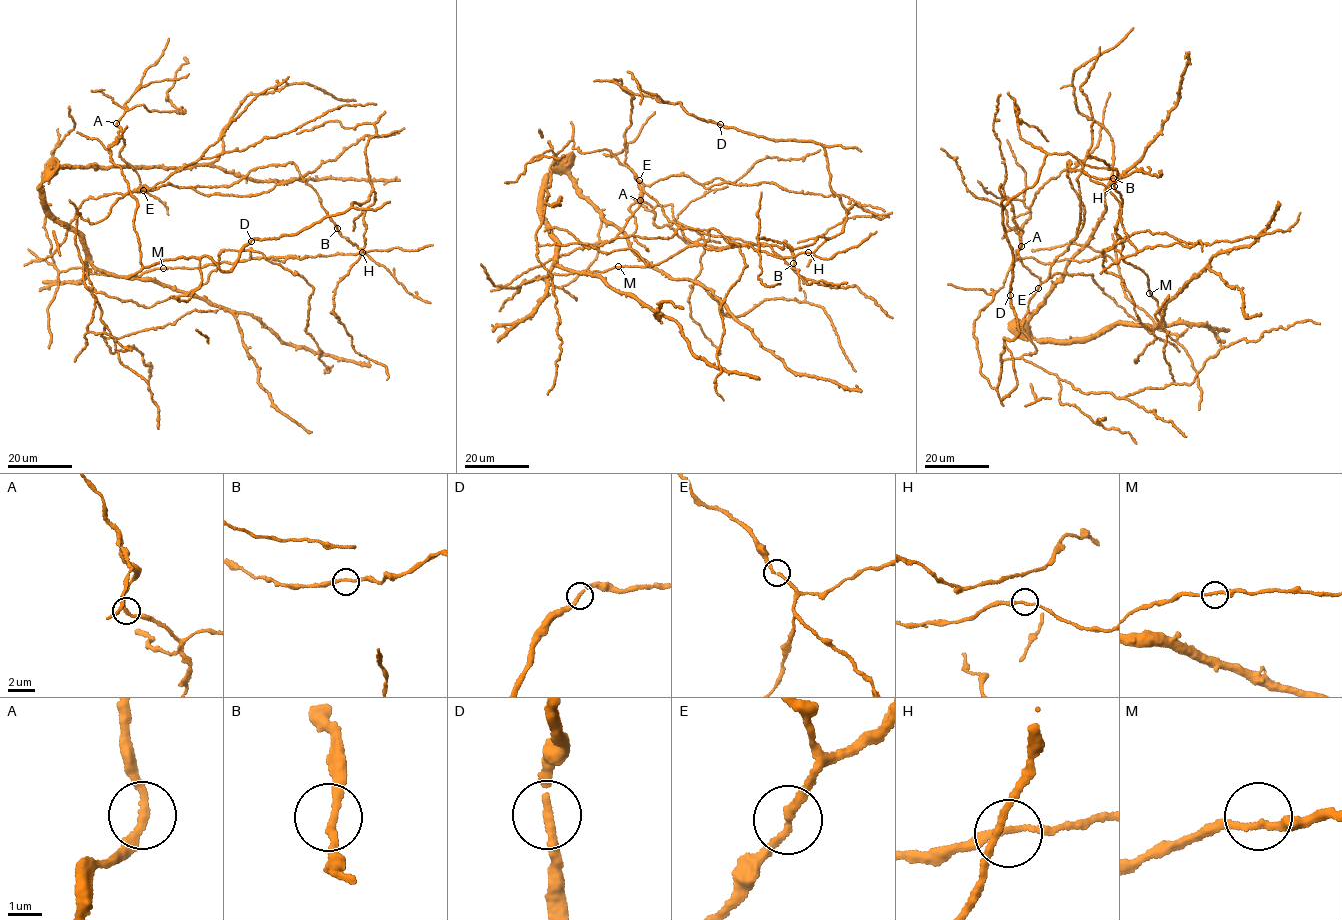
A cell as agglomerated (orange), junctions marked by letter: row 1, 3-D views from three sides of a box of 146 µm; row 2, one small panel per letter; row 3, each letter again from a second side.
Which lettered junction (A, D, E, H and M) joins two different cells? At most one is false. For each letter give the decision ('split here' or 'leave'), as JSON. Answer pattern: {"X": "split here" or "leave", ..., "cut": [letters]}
{"A": "leave", "D": "leave", "E": "leave", "H": "leave", "M": "leave", "cut": []}

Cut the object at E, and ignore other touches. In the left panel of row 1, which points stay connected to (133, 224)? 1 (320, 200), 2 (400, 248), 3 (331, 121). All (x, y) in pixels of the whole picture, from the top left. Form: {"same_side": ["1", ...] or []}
{"same_side": ["2", "3"]}

